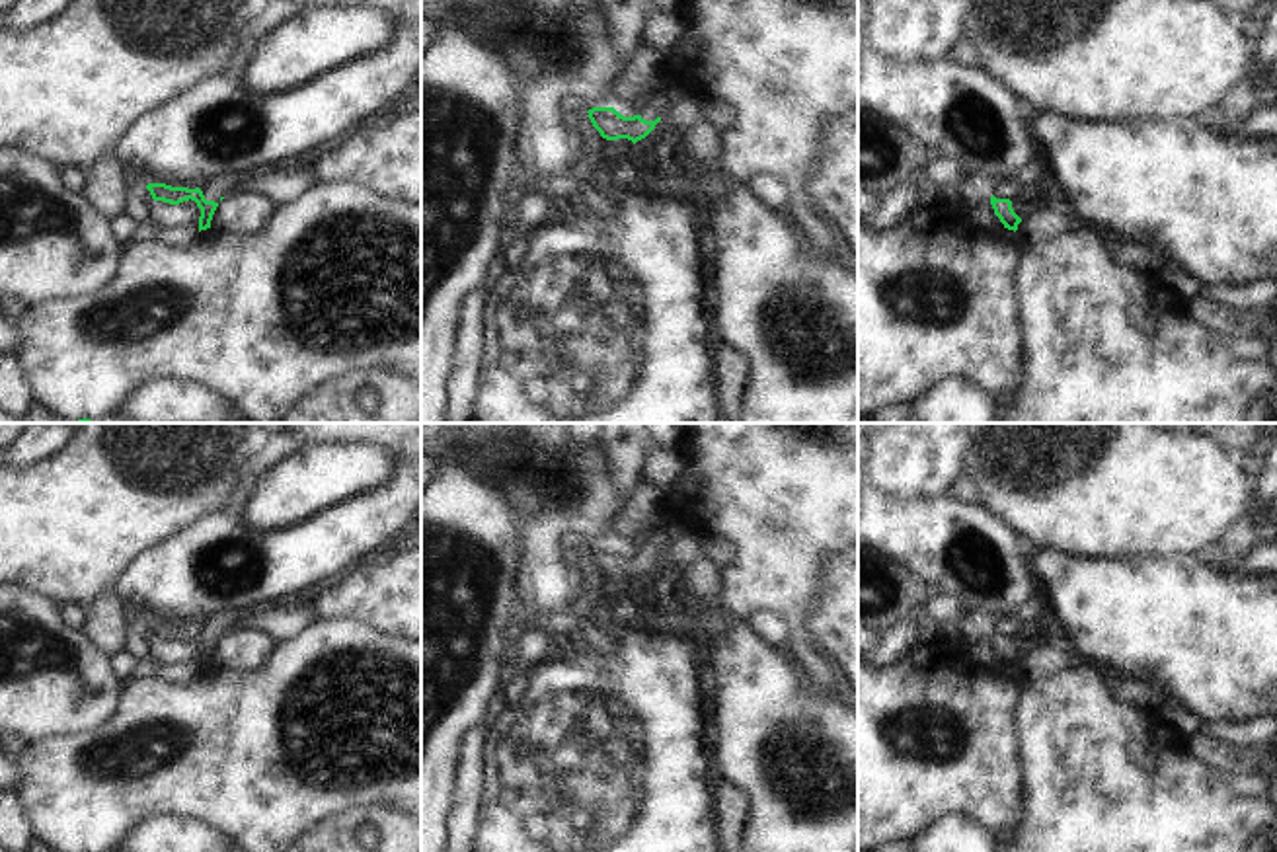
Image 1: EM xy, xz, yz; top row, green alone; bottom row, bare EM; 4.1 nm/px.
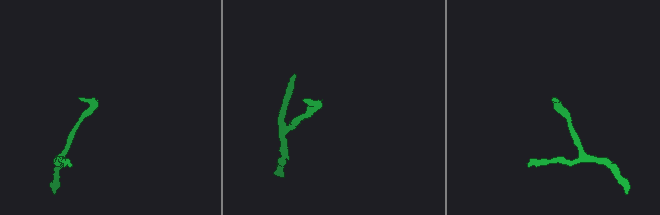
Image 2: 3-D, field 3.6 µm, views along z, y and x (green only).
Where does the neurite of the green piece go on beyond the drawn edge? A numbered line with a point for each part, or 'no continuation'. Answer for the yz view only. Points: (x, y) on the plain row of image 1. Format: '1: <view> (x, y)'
1: yz (973, 624).

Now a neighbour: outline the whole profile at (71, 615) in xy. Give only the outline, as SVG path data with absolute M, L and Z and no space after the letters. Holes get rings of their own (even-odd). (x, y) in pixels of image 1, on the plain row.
M68 600L57 606L57 614L60 624L70 630L82 630L86 622L86 606L80 606Z

